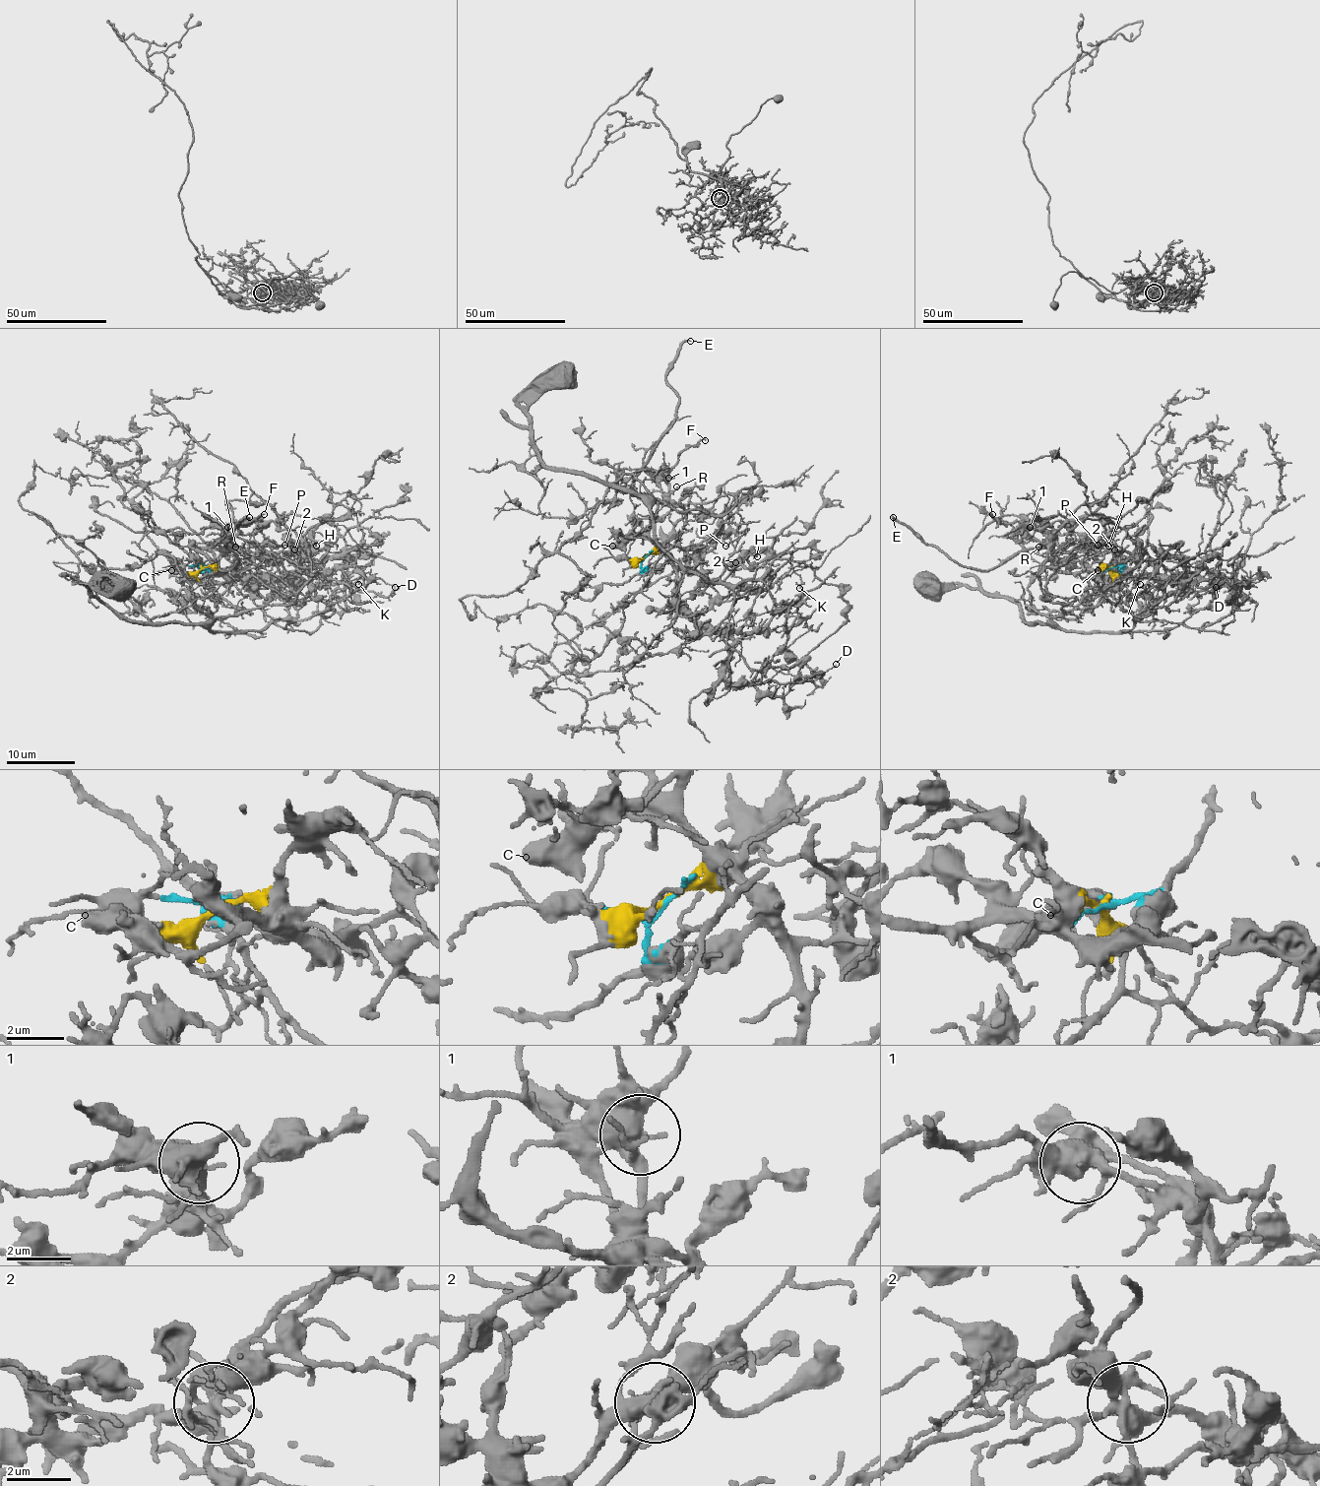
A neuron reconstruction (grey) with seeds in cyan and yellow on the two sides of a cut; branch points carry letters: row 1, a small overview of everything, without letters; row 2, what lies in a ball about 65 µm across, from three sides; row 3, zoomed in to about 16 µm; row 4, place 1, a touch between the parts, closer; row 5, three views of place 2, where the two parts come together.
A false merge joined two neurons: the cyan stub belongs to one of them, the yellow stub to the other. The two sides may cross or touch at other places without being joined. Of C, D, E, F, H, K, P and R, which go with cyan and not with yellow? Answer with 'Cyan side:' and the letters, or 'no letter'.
Cyan side: D, K

